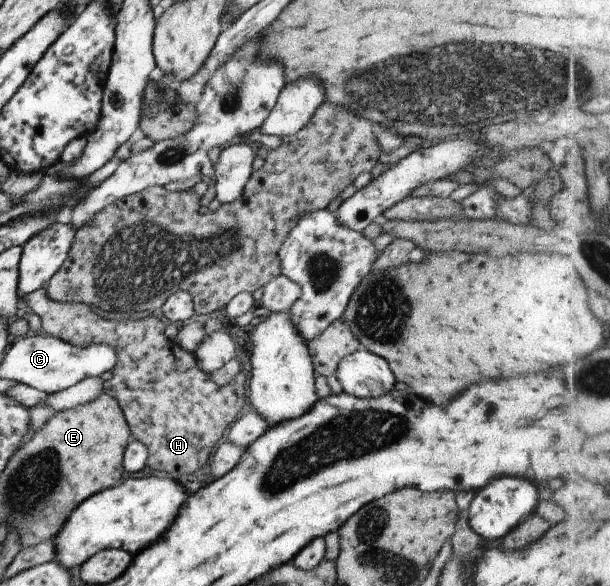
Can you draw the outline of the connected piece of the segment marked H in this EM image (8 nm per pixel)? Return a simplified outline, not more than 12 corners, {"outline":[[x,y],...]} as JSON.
{"outline":[[24,297],[42,333],[116,351],[103,392],[156,470],[192,474],[246,410],[164,323]]}

